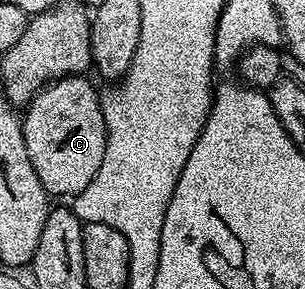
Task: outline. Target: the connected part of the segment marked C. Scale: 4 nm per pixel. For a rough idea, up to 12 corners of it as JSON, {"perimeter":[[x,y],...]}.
{"perimeter":[[82,75],[38,92],[21,121],[47,196],[88,189],[106,148]]}

